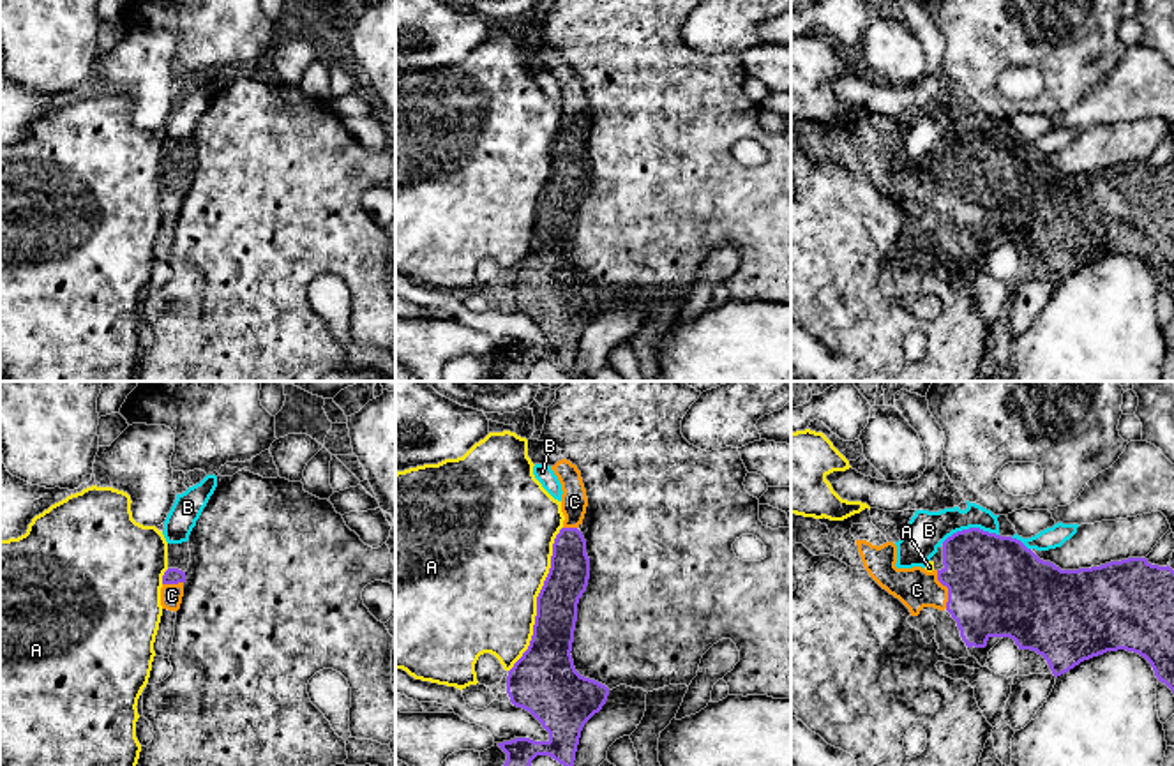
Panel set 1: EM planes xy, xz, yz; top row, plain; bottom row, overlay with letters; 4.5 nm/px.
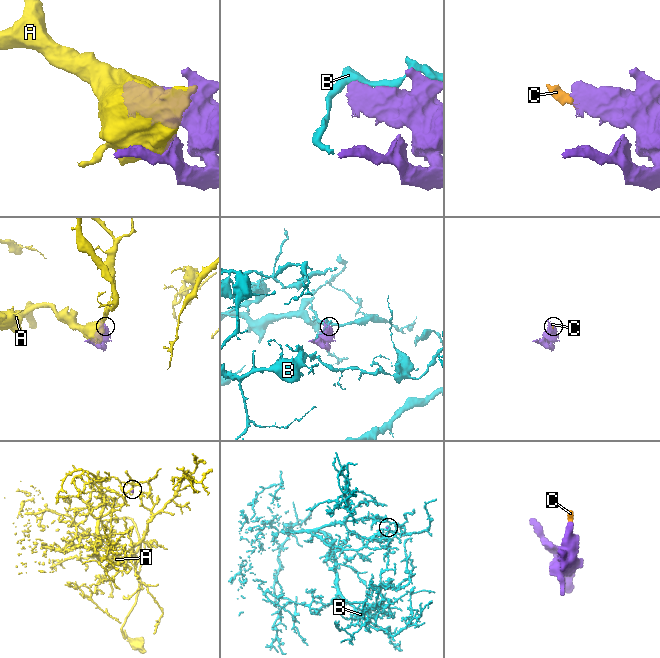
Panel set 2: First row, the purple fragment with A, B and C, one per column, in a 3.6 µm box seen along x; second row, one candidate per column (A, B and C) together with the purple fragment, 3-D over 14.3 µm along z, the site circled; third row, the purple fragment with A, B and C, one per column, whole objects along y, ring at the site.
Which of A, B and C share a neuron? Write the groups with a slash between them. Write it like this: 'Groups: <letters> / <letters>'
Groups: A / B / C

